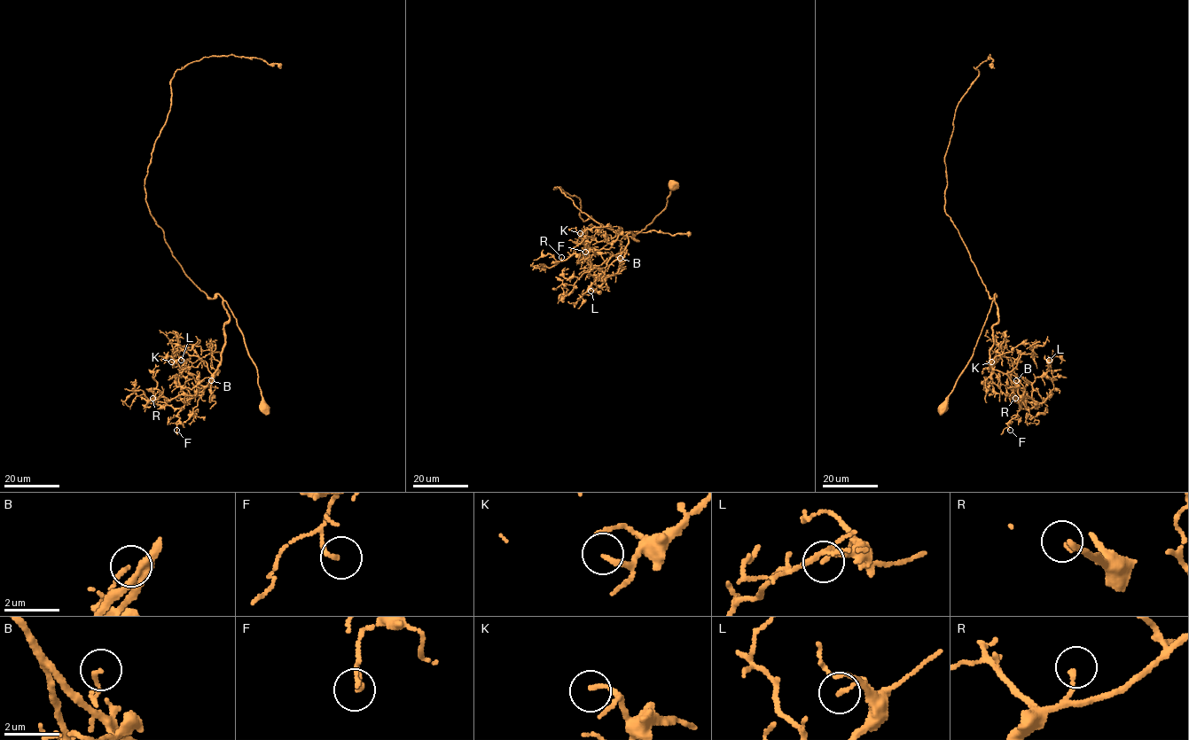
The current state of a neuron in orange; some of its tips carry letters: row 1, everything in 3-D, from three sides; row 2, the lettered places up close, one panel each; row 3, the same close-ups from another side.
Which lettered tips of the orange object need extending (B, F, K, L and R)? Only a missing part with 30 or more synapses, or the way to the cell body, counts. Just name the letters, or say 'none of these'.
K

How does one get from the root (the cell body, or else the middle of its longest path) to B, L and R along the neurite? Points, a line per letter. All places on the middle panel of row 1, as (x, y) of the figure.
B: (674, 185), (665, 207), (632, 237), (637, 241), (631, 232), (627, 235), (629, 244), (620, 258)
L: (674, 185), (665, 207), (632, 237), (637, 241), (629, 232), (622, 253), (594, 275), (590, 291)
R: (674, 185), (665, 207), (632, 237), (637, 241), (631, 232), (621, 234), (609, 249), (561, 257)

